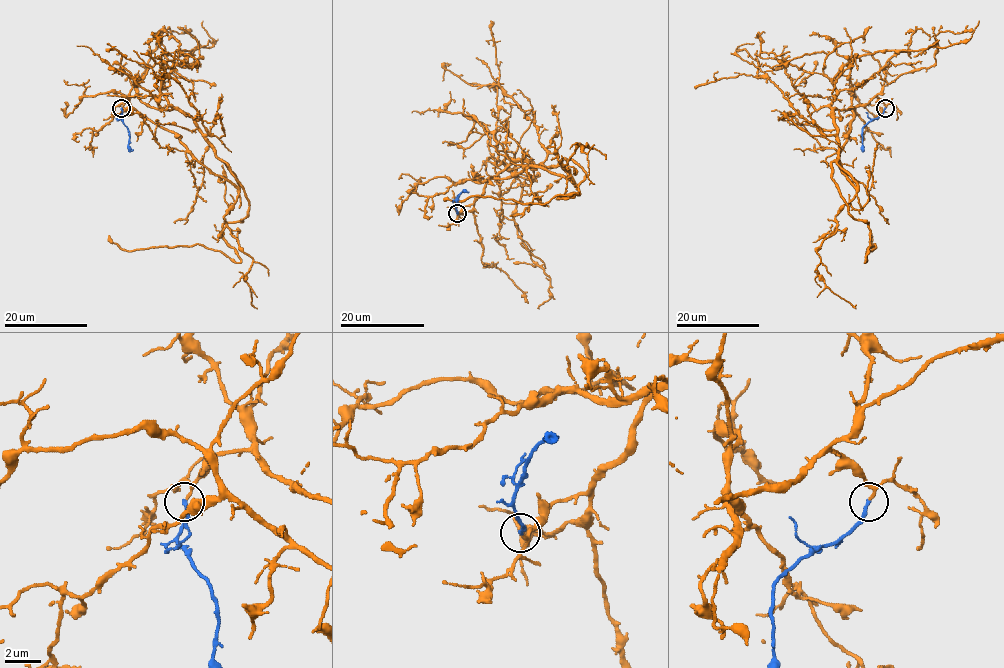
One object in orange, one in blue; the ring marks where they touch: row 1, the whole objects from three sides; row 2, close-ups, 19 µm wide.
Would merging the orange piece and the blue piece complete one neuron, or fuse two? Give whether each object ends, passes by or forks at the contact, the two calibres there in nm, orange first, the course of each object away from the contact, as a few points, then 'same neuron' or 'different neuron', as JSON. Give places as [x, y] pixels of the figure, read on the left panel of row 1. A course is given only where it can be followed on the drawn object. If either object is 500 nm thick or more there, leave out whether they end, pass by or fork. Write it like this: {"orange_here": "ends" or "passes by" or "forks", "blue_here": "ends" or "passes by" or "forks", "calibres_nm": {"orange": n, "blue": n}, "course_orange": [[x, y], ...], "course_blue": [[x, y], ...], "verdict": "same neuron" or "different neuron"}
{"orange_here": "passes by", "blue_here": "ends", "calibres_nm": {"orange": 130, "blue": 220}, "course_orange": [[122, 108], [137, 97], [183, 110], [248, 213], [222, 225], [239, 262], [200, 244], [124, 251], [108, 235]], "course_blue": [[122, 108], [120, 117], [128, 128], [128, 146], [133, 150]], "verdict": "same neuron"}

